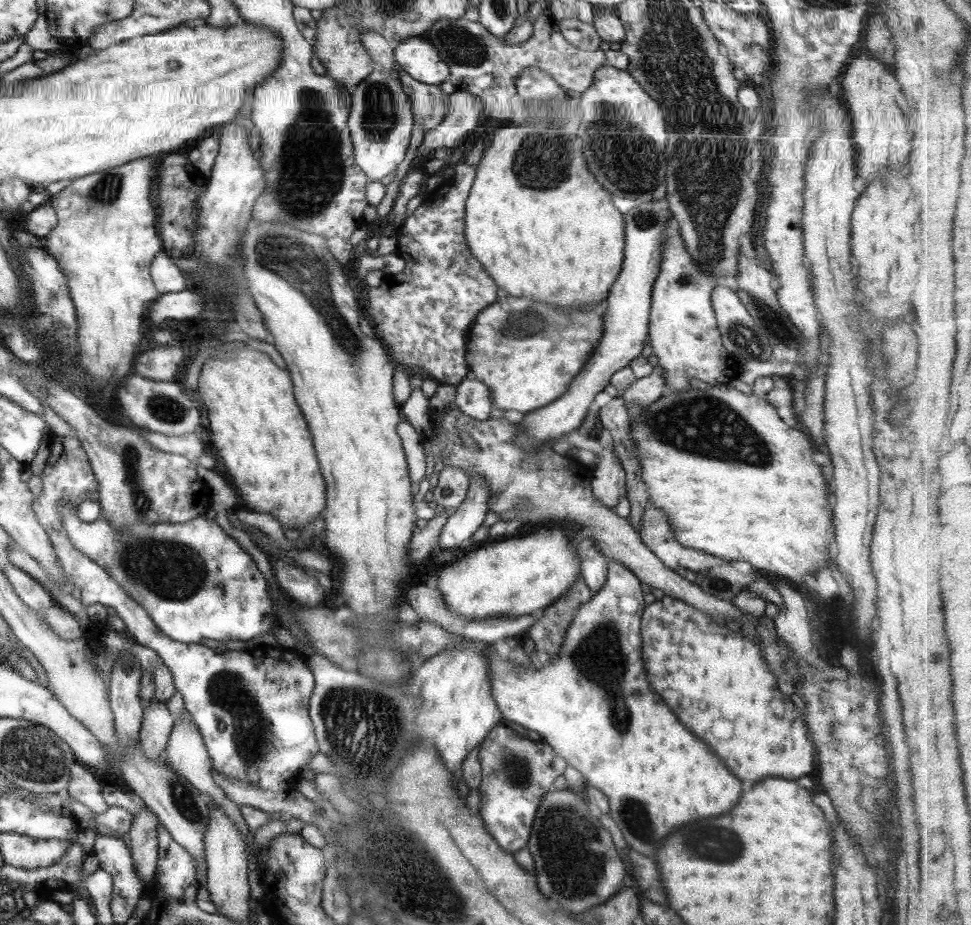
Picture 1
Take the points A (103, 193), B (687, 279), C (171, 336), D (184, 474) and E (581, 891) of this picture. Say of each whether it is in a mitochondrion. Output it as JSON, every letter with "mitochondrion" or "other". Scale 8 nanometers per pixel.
{"A":"mitochondrion","B":"mitochondrion","C":"other","D":"other","E":"mitochondrion"}

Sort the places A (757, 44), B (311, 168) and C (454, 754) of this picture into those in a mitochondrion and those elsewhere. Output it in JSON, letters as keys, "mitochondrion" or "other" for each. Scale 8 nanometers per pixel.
{"A":"other","B":"mitochondrion","C":"other"}

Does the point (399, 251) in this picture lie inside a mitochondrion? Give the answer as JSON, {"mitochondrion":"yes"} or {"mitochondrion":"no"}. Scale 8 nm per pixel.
{"mitochondrion":"no"}

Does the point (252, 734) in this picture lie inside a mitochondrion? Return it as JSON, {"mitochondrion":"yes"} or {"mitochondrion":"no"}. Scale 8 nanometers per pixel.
{"mitochondrion":"yes"}

